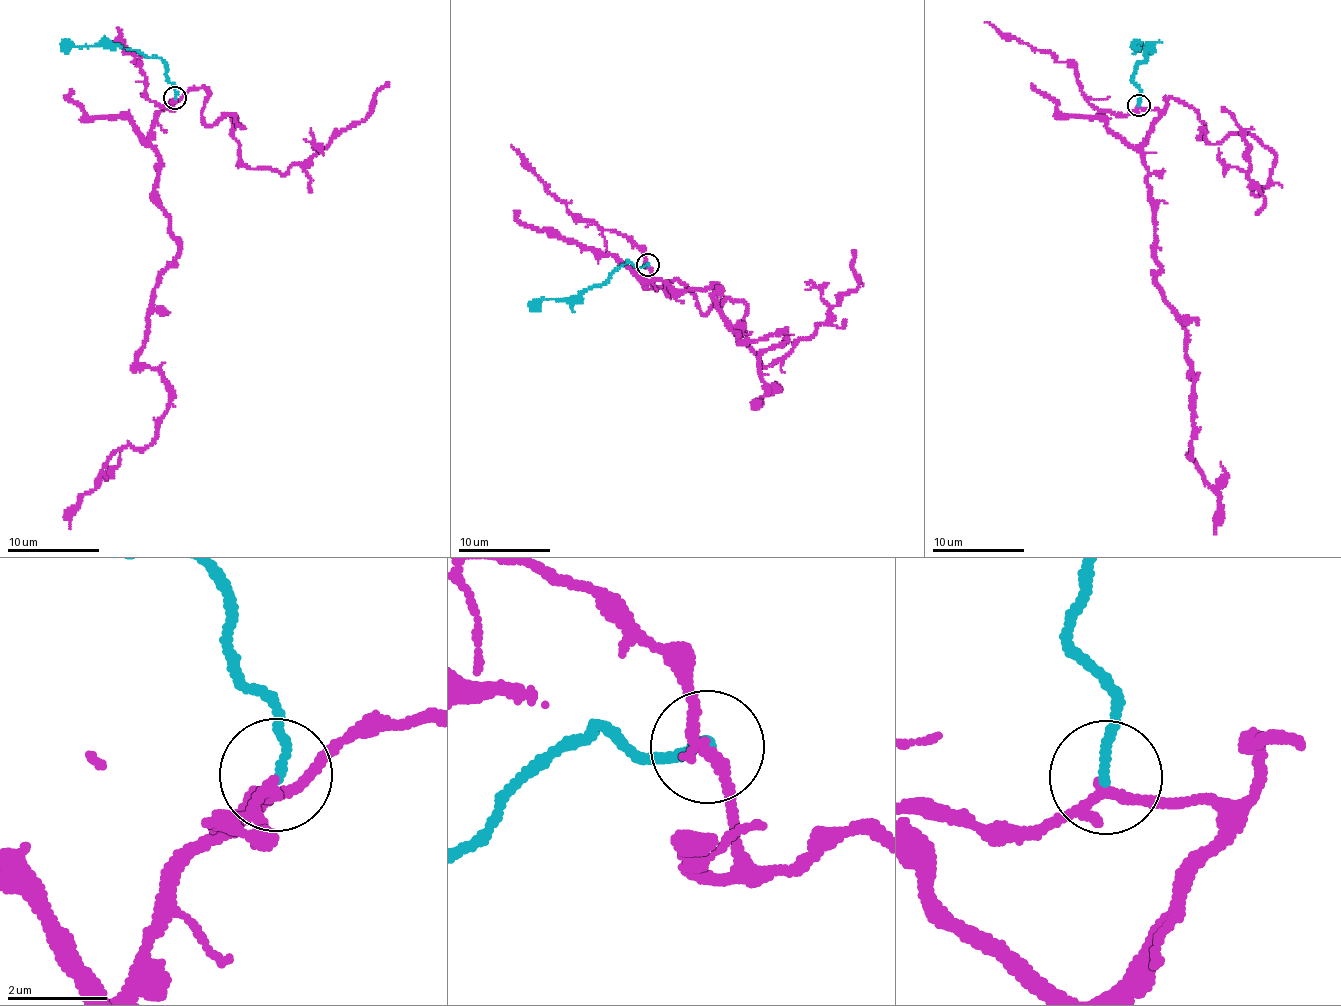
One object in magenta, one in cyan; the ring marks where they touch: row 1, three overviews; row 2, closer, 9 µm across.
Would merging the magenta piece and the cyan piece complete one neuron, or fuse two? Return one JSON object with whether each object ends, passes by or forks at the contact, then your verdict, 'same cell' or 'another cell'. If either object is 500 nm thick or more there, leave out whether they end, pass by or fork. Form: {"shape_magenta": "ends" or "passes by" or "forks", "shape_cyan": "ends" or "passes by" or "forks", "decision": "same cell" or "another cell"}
{"shape_magenta": "forks", "shape_cyan": "ends", "decision": "another cell"}

